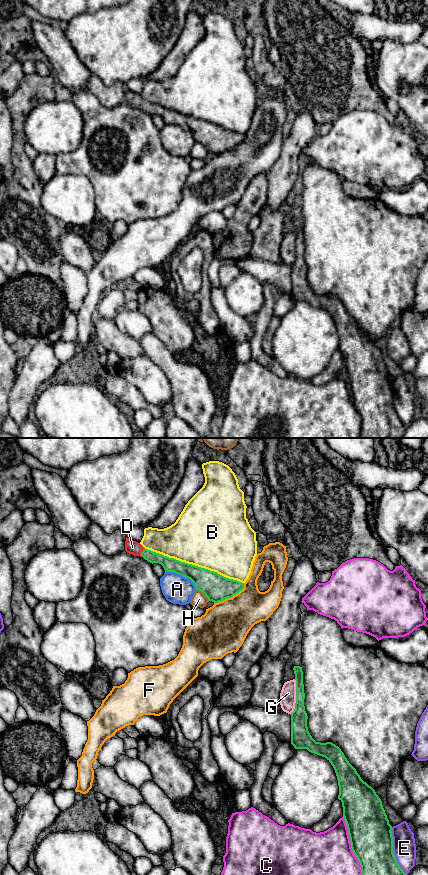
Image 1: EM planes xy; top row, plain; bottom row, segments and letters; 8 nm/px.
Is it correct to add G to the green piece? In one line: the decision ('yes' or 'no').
no

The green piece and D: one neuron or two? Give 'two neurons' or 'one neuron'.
one neuron

